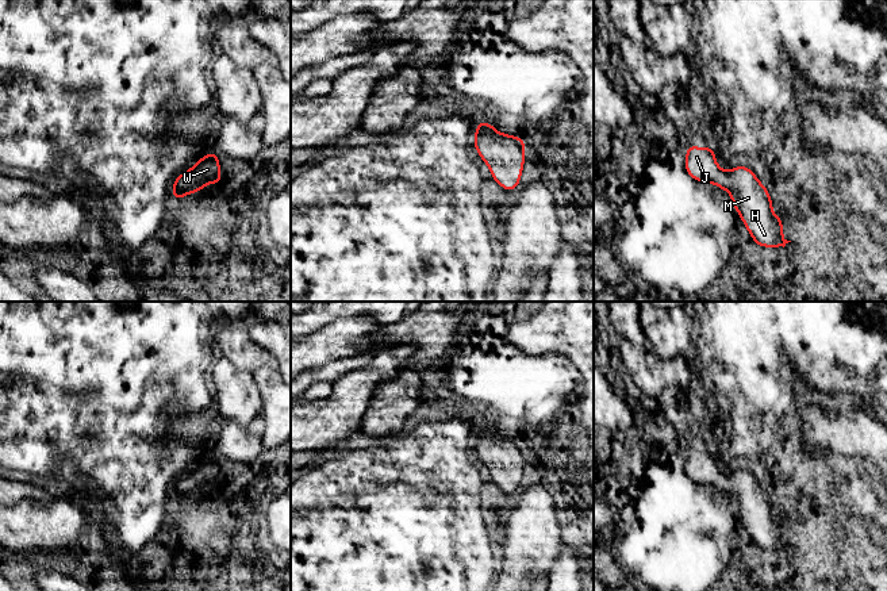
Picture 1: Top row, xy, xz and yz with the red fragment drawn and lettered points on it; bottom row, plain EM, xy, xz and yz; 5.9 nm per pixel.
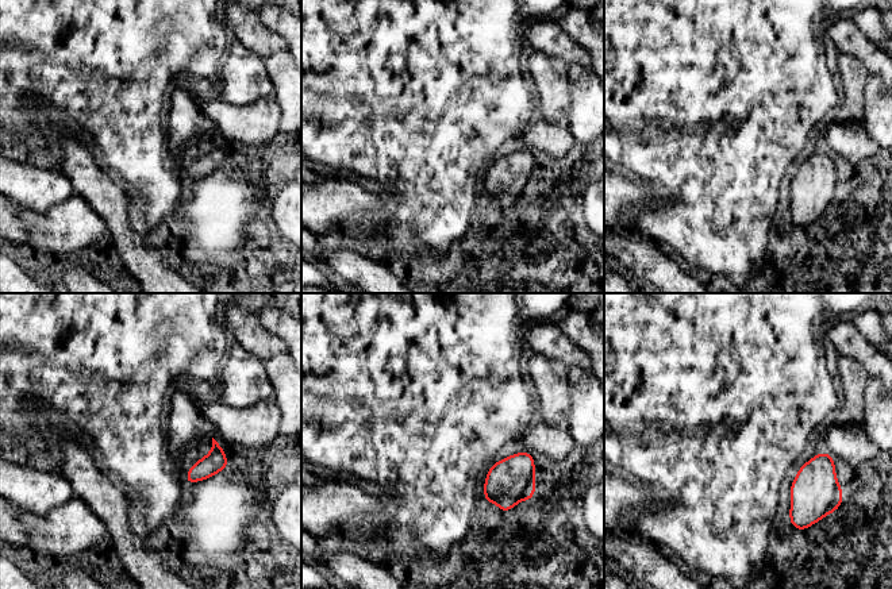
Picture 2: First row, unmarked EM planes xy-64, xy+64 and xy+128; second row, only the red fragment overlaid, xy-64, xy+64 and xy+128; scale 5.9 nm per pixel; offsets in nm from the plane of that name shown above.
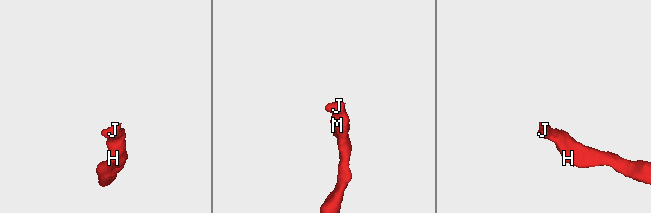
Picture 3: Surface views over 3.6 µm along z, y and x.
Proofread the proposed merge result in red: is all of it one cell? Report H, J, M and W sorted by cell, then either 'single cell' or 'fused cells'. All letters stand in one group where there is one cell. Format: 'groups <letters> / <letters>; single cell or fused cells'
groups H J M W; single cell

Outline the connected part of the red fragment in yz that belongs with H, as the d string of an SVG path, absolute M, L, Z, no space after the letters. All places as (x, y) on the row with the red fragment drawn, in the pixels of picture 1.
M687 145L684 168L694 180L713 183L729 192L737 214L757 246L775 249L791 242L782 234L784 226L780 214L776 216L772 212L769 192L746 165L725 172L715 161L714 149Z

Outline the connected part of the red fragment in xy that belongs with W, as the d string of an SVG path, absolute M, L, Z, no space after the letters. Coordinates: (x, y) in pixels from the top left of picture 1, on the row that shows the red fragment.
M210 153L192 165L187 173L176 177L172 193L174 200L180 200L184 195L192 195L201 191L207 184L215 183L222 183L219 156Z

